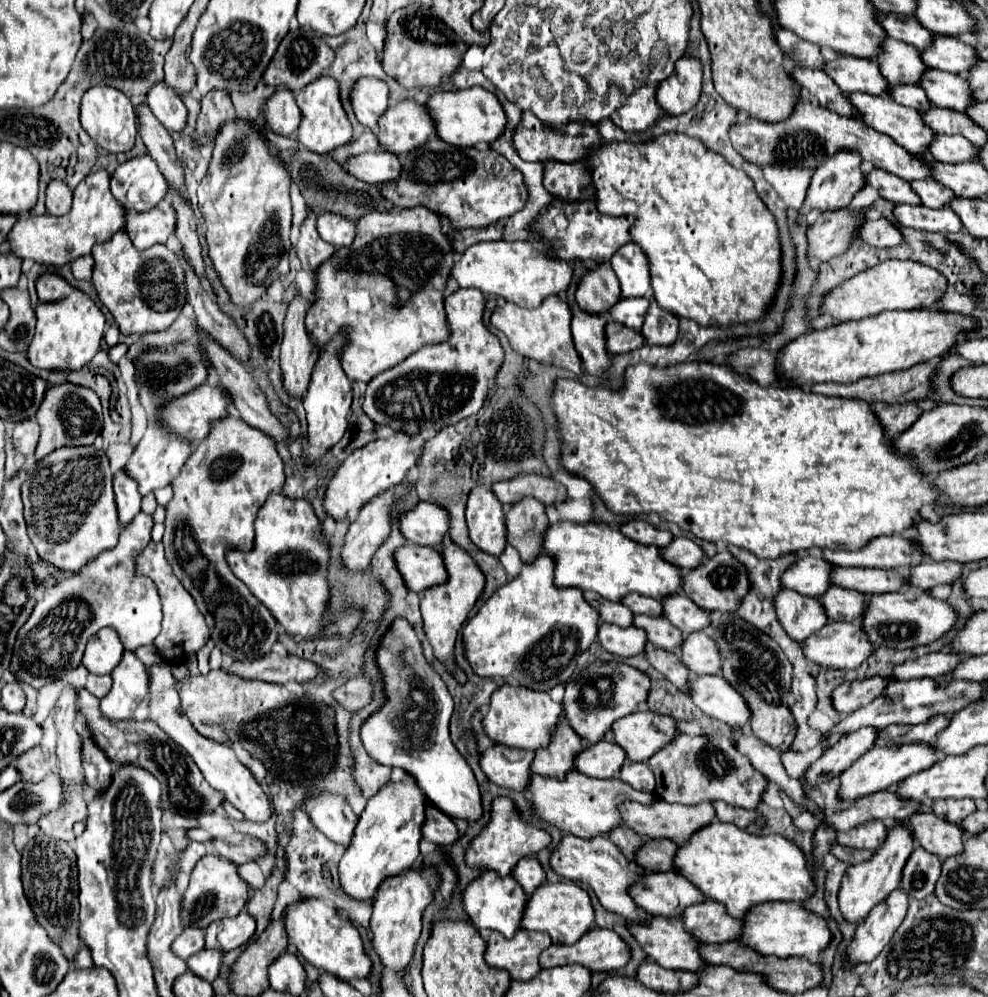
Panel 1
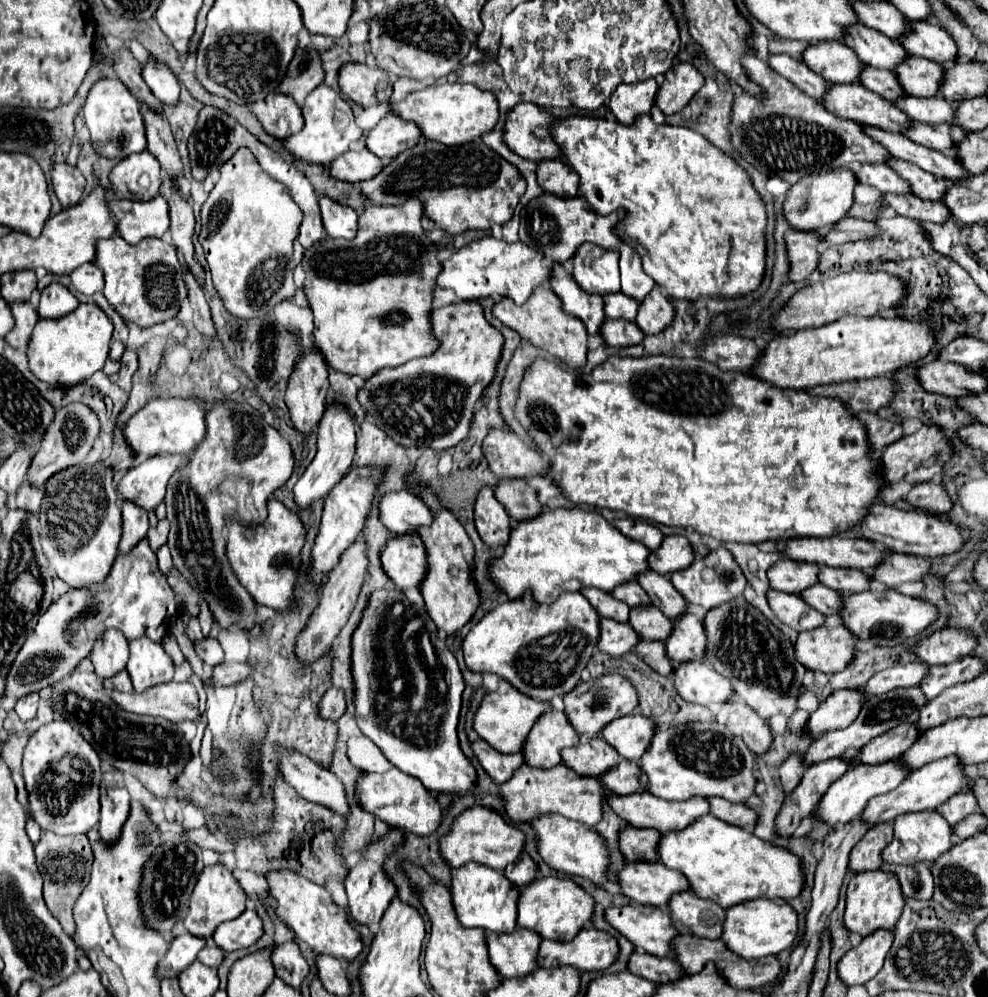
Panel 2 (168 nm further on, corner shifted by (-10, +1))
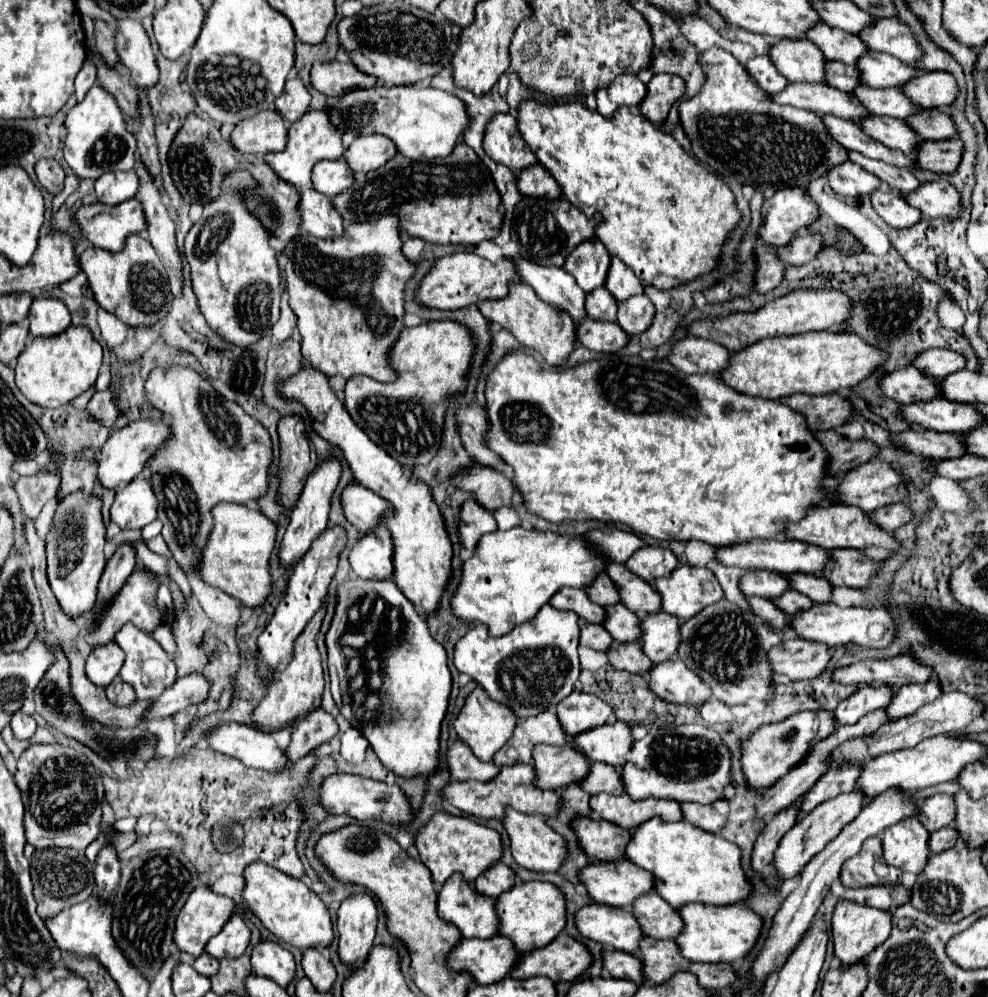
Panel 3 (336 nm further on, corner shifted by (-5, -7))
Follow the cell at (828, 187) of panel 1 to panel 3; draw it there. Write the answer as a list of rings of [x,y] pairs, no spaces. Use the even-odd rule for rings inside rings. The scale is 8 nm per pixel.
[[[803,188],[775,192],[763,204],[763,226],[759,236],[773,246],[789,244],[795,234],[819,218],[819,206]]]

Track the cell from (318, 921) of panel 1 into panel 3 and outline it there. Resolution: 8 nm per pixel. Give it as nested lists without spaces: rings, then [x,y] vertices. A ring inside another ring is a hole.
[[[255,862],[251,866],[245,868],[245,892],[243,892],[243,898],[247,900],[247,904],[251,906],[251,910],[255,912],[255,916],[261,920],[261,924],[273,932],[279,940],[291,944],[291,946],[297,946],[301,950],[305,948],[317,948],[319,944],[321,946],[329,946],[333,942],[333,922],[331,922],[331,916],[329,916],[329,910],[327,906],[297,878],[291,878],[287,874],[283,874],[281,870],[273,868],[273,866],[267,866],[267,864],[261,864],[261,862]]]

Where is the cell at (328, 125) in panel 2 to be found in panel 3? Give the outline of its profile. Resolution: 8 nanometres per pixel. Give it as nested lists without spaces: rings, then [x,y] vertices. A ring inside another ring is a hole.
[[[307,110],[297,122],[291,124],[287,148],[283,152],[265,154],[265,160],[283,180],[301,188],[311,182],[311,170],[319,160],[339,160],[343,152],[343,134],[337,130],[337,126],[333,126],[329,114],[325,110]]]

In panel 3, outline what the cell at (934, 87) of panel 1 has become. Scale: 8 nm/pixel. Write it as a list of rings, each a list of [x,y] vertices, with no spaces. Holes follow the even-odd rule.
[[[869,52],[869,56],[861,58],[857,68],[861,68],[861,78],[865,78],[865,84],[871,88],[903,88],[915,78],[913,66],[881,52]]]

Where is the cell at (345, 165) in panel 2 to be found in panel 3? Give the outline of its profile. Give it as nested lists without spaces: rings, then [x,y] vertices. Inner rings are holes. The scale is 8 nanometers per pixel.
[[[321,160],[313,168],[313,186],[317,192],[335,198],[353,184],[355,176],[345,160]]]

